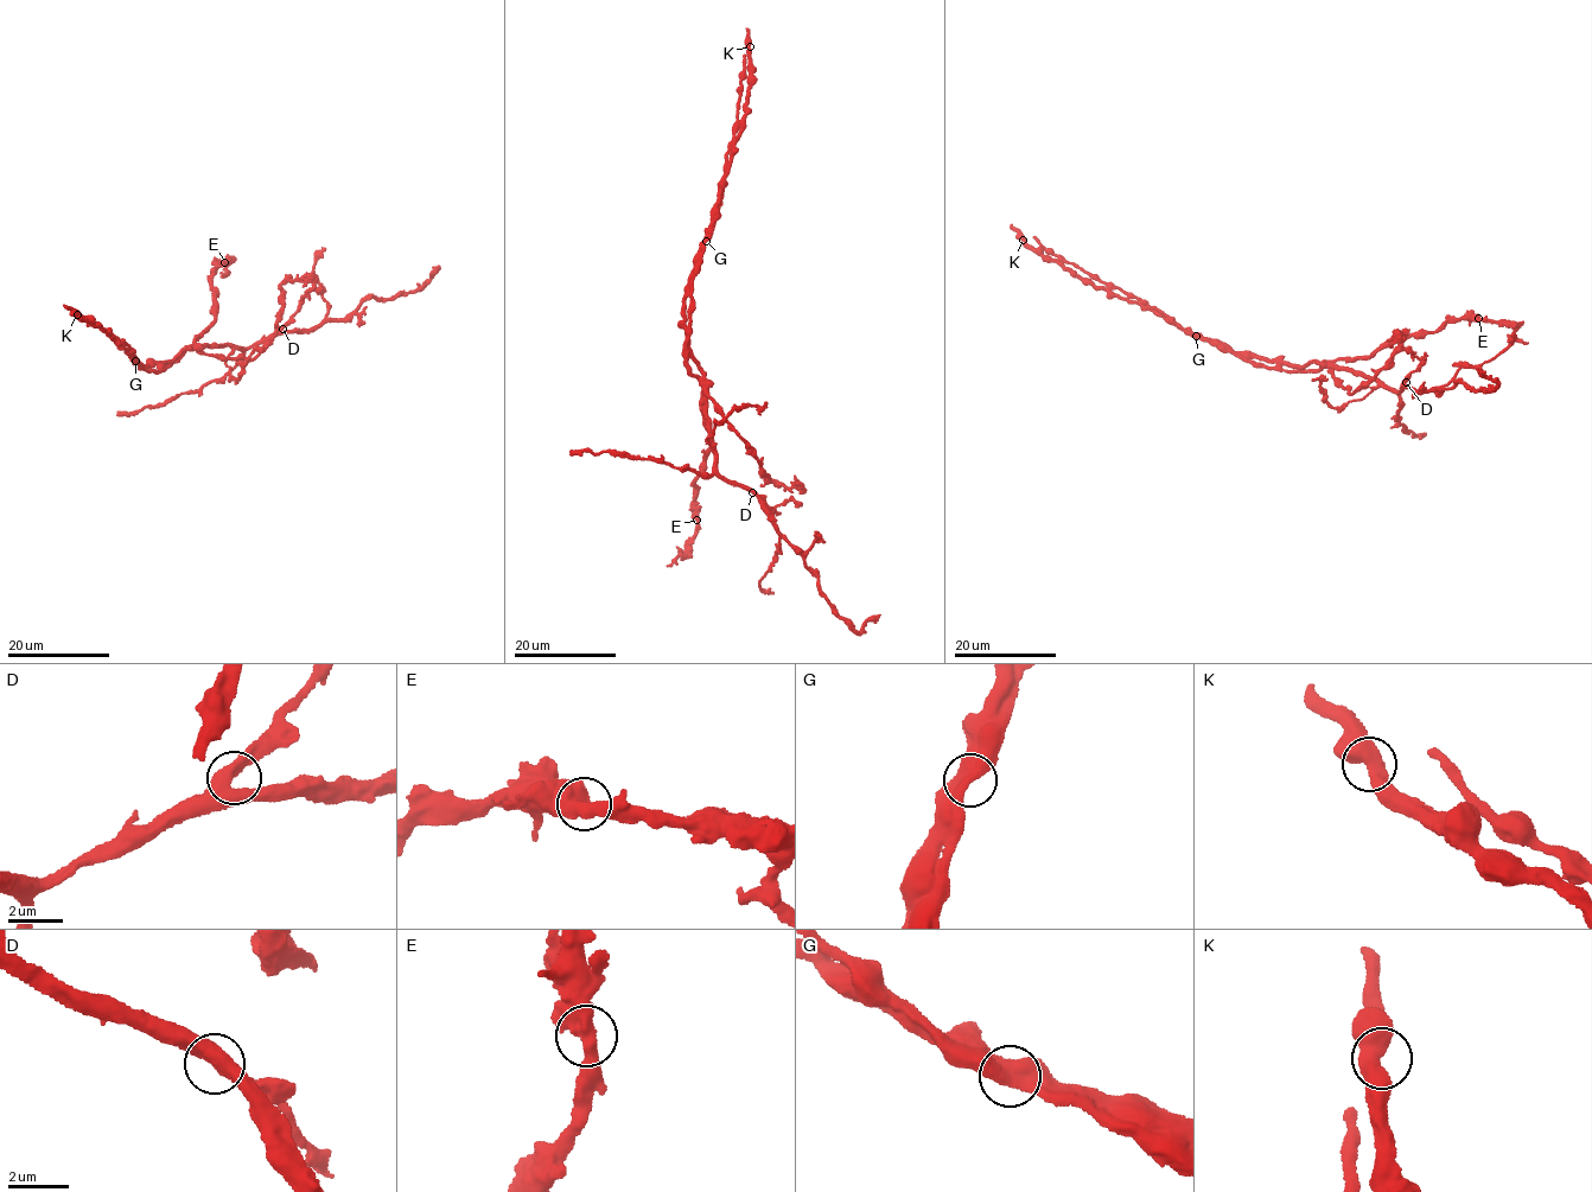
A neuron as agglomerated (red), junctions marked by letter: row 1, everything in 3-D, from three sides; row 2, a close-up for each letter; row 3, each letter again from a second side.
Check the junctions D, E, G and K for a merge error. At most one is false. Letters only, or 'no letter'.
G

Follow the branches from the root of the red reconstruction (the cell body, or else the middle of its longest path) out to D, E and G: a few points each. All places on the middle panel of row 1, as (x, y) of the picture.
D: (689, 370), (704, 391), (714, 466), (719, 475), (752, 492)
E: (689, 370), (702, 387), (704, 425), (712, 439), (705, 470), (694, 483), (696, 520)
G: (689, 370), (687, 330), (691, 291), (695, 259), (706, 241)

